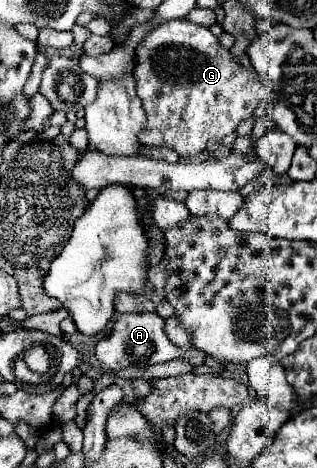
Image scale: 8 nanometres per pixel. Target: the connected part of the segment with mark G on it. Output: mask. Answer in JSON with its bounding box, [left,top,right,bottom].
[134,18,268,160]

